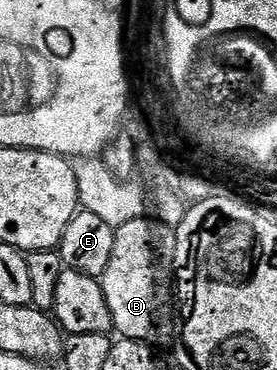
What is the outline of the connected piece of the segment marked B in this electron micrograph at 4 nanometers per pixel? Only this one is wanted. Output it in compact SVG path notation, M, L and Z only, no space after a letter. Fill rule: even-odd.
M140 219L116 228L113 259L109 259L109 267L105 267L101 284L113 315L114 332L119 332L120 338L141 341L152 347L172 340L173 293L167 290L173 285L172 265L173 233L170 228L152 219Z

